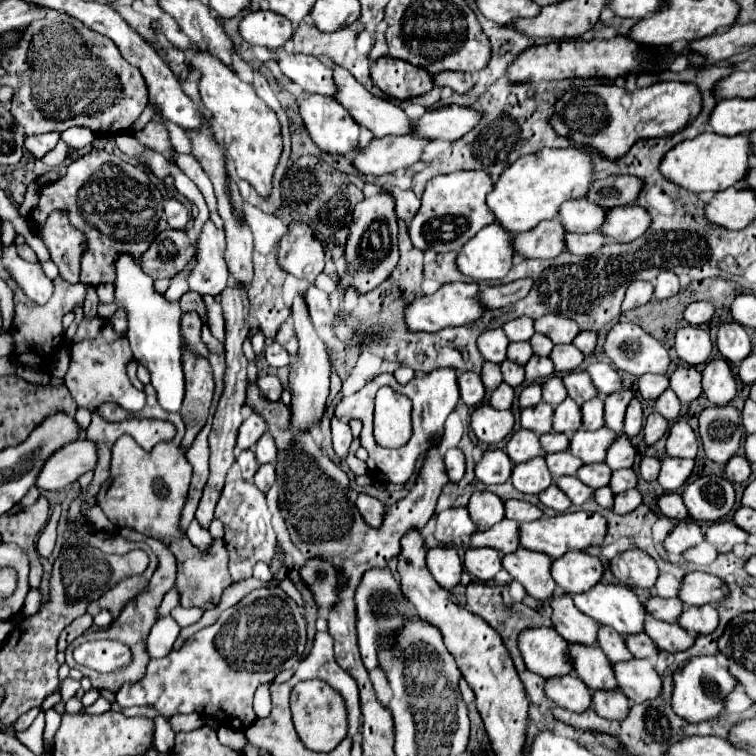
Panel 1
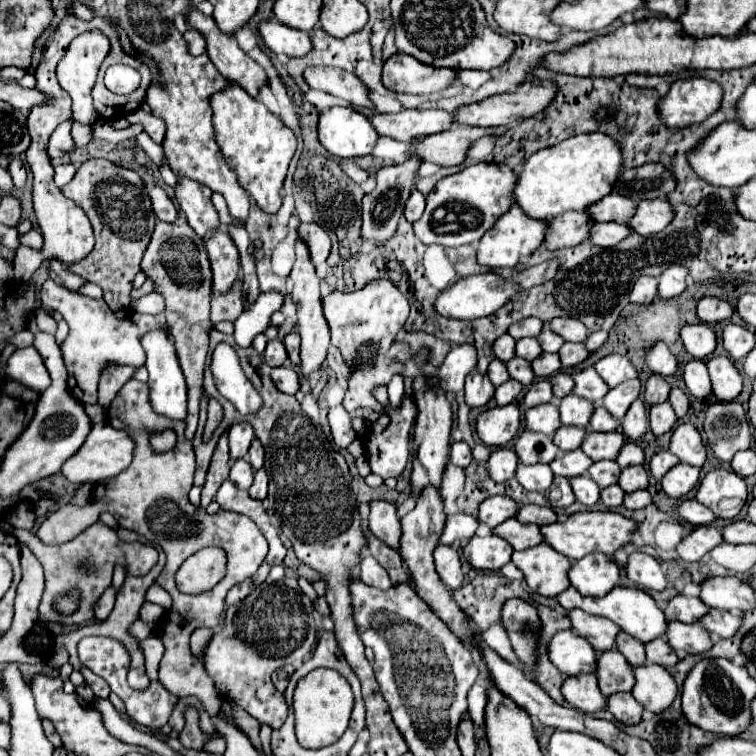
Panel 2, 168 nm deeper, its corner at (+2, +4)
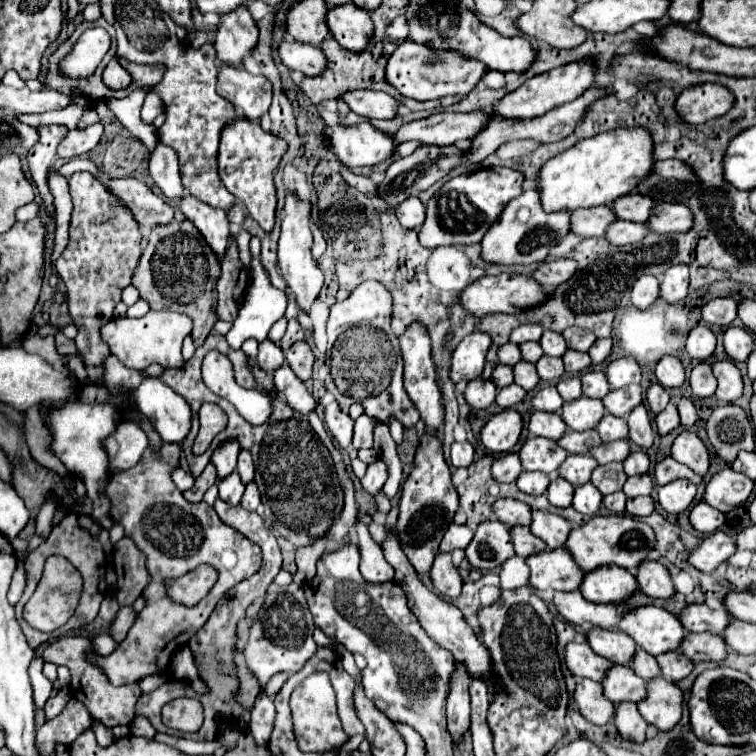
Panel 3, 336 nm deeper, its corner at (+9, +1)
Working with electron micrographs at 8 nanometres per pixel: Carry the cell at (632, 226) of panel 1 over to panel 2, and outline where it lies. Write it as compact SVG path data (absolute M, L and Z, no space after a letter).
M643 200L637 206L635 216L629 220L629 228L637 234L657 234L665 230L669 222L673 222L673 206L667 200Z

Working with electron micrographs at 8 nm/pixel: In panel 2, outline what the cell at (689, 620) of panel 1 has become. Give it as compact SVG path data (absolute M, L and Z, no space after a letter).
M711 610L705 618L701 618L701 624L715 636L715 638L731 638L741 628L741 616L727 612L727 610Z

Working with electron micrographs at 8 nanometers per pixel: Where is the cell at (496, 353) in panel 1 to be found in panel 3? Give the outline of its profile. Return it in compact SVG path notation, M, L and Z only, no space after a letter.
M504 343L500 349L498 349L498 361L504 363L504 365L516 365L516 361L522 359L520 353L518 353L518 345L514 343Z

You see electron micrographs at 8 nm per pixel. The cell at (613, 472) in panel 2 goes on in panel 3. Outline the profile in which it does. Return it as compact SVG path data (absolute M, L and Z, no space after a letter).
M610 463L610 465L598 465L592 473L590 483L602 493L610 495L614 491L620 491L626 481L626 473L620 463Z

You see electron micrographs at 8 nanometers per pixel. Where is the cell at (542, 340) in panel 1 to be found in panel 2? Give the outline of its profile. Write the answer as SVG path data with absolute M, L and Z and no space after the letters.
M543 326L543 332L537 336L537 340L543 352L559 352L559 348L565 344L565 340L559 334L555 334L549 326Z

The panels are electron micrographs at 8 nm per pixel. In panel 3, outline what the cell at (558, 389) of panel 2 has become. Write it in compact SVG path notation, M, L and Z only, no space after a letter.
M578 375L564 377L564 379L560 379L560 381L558 381L556 389L558 389L558 393L560 393L560 397L562 397L564 401L574 401L574 399L578 399L578 397L582 395L580 377L578 377Z

